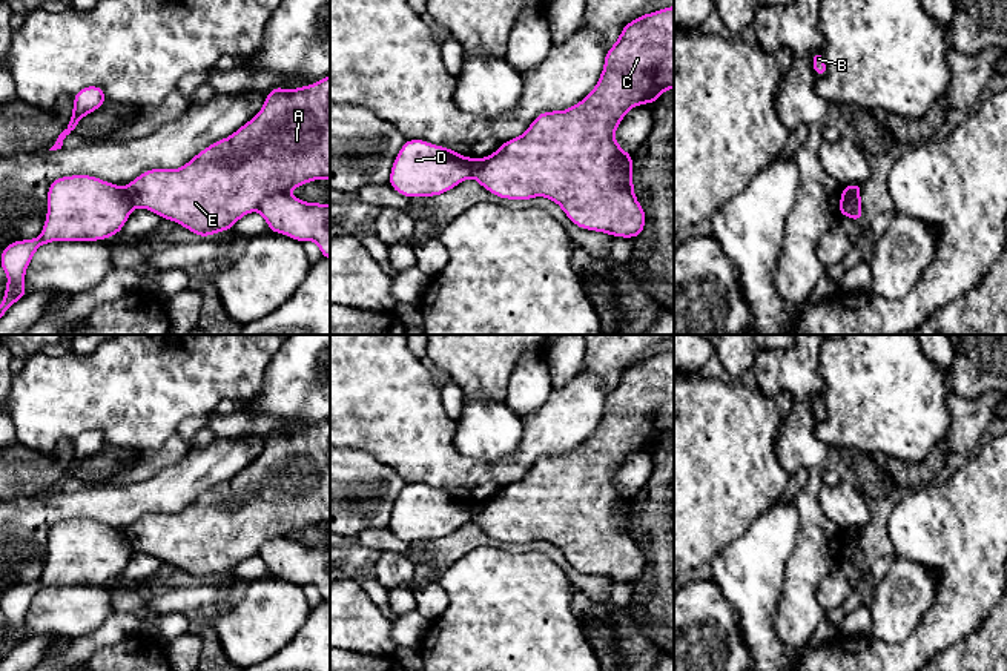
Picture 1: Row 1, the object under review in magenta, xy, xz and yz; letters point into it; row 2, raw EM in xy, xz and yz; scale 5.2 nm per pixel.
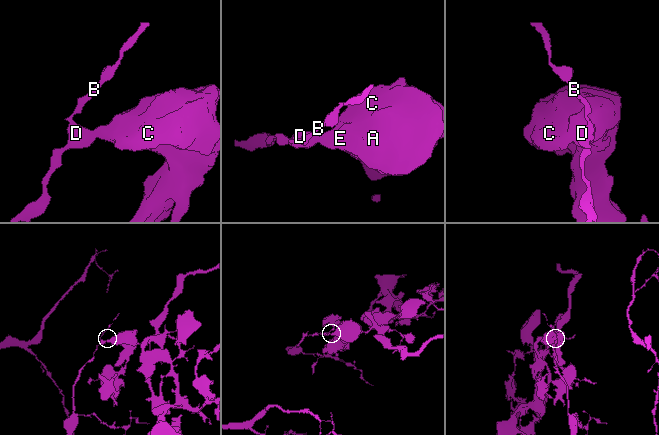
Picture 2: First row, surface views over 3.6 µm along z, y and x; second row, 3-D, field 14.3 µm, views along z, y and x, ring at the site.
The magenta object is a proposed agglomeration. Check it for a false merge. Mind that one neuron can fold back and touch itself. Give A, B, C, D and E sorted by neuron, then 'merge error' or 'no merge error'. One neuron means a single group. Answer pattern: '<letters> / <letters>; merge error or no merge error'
A C E / B D; merge error

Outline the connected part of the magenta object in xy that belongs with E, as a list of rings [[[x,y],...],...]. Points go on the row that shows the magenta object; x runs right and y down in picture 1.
[[[330,75],[292,91],[270,89],[261,111],[230,137],[212,143],[180,169],[149,169],[124,189],[135,207],[172,220],[196,236],[229,230],[244,215],[258,210],[273,233],[284,233],[302,244],[315,241],[322,256],[330,259],[330,204],[305,203],[289,193],[315,180],[330,180]]]

